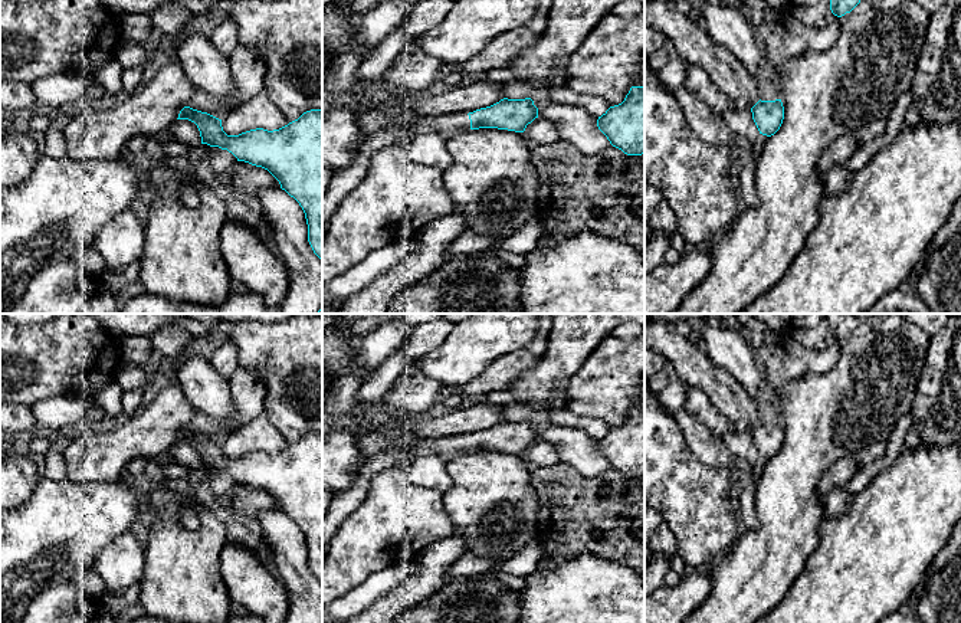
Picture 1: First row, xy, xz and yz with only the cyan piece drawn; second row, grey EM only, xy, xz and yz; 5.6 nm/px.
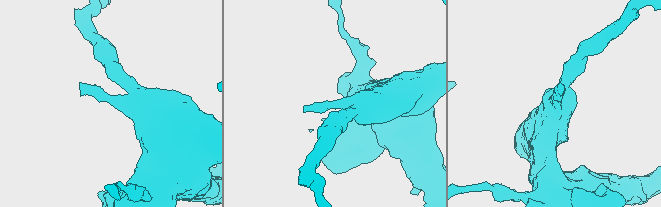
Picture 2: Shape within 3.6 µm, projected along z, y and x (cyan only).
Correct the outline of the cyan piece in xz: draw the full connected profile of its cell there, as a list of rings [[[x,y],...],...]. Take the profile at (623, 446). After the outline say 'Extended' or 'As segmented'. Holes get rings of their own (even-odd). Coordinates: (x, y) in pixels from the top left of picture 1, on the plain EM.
[[[632,409],[621,426],[598,439],[597,449],[624,476],[645,476],[645,410]]]. As segmented

